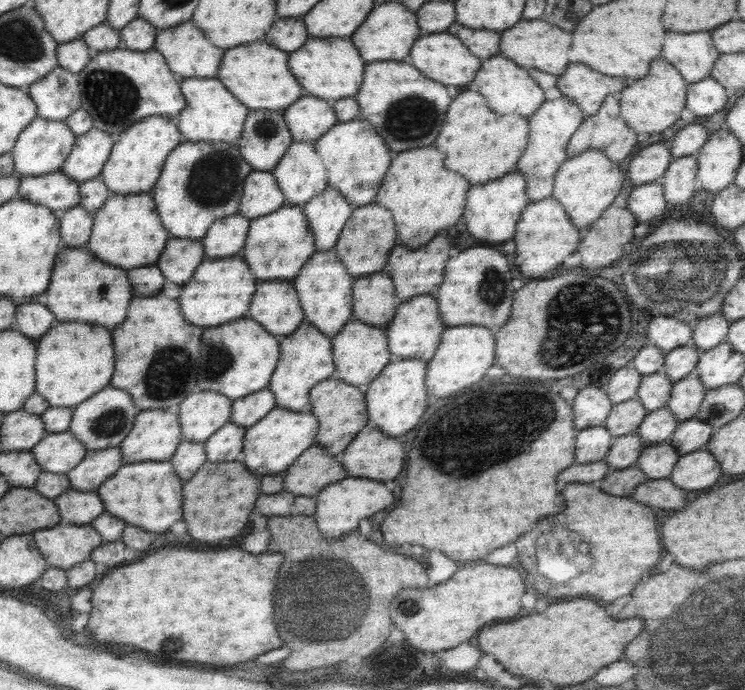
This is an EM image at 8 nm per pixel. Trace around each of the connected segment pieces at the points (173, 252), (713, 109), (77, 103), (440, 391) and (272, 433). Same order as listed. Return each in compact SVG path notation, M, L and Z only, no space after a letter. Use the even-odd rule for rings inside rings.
M170 238L161 254L157 267L162 270L165 281L178 286L188 283L206 258L201 240L193 241L189 238Z
M712 77L688 85L685 108L695 116L712 116L728 102L726 89Z
M58 66L51 70L42 80L29 86L28 94L37 106L37 116L51 121L64 121L75 110L81 108L81 94L78 77L69 70Z
M446 326L434 356L427 362L427 393L446 398L486 378L486 370L496 364L495 340L495 334L483 326Z
M274 407L264 418L253 424L245 431L243 440L244 464L258 476L278 474L287 468L308 448L314 445L319 422L311 413L306 411L291 411Z

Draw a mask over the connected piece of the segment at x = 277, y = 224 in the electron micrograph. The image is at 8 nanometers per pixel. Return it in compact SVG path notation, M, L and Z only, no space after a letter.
M285 206L274 213L250 221L245 247L234 256L250 267L254 278L262 280L292 281L317 251L314 234L310 230L302 207Z

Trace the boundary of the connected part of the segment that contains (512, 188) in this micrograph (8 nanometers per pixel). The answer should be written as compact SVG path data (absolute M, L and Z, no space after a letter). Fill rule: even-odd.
M512 171L488 184L472 186L466 196L466 210L464 210L464 220L466 220L468 232L476 240L488 240L488 242L494 242L496 246L513 240L519 218L530 203L526 178L520 172Z

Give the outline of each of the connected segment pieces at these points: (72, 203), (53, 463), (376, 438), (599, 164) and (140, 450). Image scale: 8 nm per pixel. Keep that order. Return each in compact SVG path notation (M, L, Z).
M61 172L20 177L16 197L47 207L58 220L64 212L77 207L81 199L79 183Z
M67 430L48 433L30 450L44 471L65 475L84 460L87 451L84 444Z
M370 424L354 437L342 456L344 468L356 478L384 482L396 478L404 468L402 444Z
M588 150L569 158L560 166L551 197L560 203L570 220L583 231L598 221L602 213L613 204L623 183L627 183L627 179L618 163L606 158L606 154L600 150Z
M160 409L140 411L135 418L133 428L119 444L125 463L144 461L166 462L172 458L174 451L183 441L180 429L178 409Z

